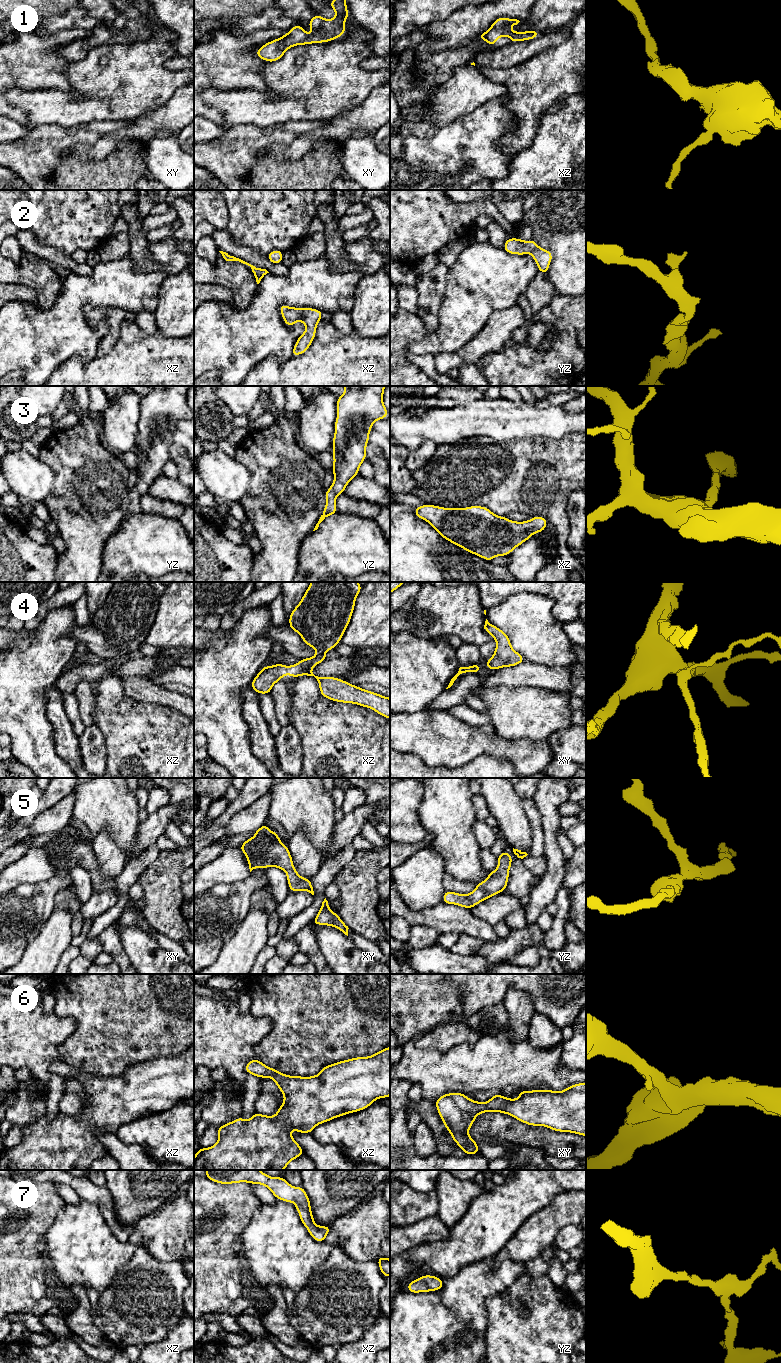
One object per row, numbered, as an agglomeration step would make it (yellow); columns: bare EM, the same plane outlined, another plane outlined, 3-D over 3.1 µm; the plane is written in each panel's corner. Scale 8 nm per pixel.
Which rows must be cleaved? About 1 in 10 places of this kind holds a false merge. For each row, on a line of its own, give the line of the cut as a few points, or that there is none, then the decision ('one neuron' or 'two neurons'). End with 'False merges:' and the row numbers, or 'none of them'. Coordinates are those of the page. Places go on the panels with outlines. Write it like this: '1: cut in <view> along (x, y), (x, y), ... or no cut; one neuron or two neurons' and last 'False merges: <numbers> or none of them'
1: no cut; one neuron
2: no cut; one neuron
3: no cut; one neuron
4: no cut; one neuron
5: no cut; one neuron
6: no cut; one neuron
7: no cut; one neuron
False merges: none of them

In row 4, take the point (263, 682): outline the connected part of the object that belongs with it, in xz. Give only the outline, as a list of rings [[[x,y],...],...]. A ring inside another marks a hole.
[[[311,582],[289,616],[289,627],[302,637],[307,646],[316,650],[316,655],[300,659],[295,665],[278,663],[264,666],[251,682],[254,691],[270,694],[273,685],[281,681],[284,675],[293,678],[314,676],[323,697],[368,707],[390,719],[390,698],[337,677],[318,677],[312,672],[314,666],[327,659],[325,652],[335,648],[342,639],[361,590],[358,582]]]

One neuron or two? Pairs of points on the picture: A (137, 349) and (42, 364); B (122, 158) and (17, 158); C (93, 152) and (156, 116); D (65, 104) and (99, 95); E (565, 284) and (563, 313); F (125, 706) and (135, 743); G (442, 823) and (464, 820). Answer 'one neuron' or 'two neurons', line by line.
A: two neurons
B: one neuron
C: one neuron
D: one neuron
E: two neurons
F: two neurons
G: one neuron

